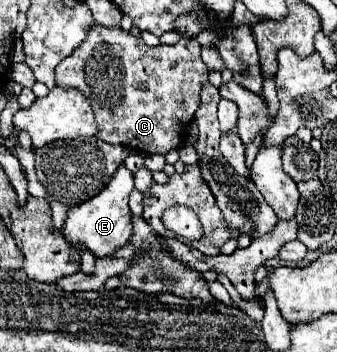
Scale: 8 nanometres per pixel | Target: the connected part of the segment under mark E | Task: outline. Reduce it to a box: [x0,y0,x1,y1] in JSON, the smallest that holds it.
[62,165,134,259]

